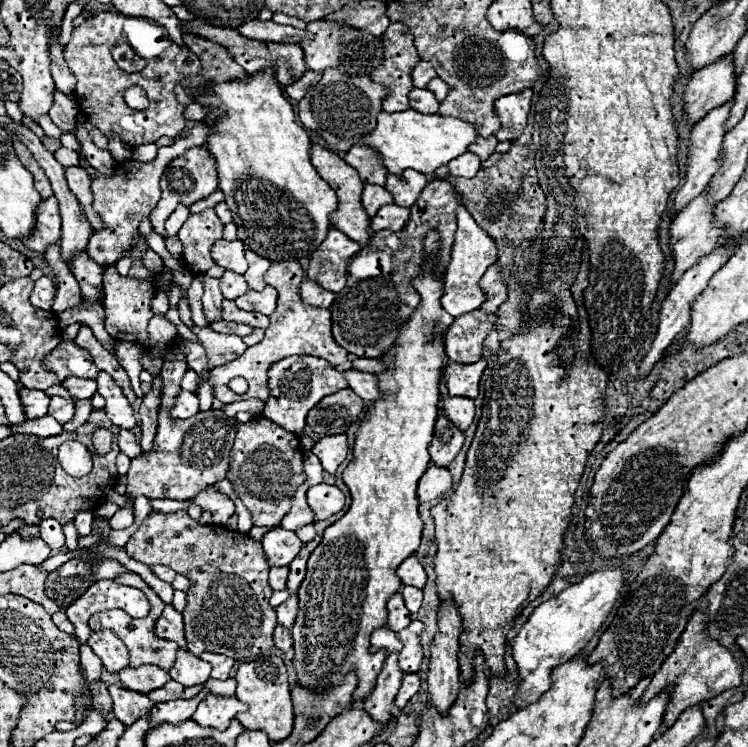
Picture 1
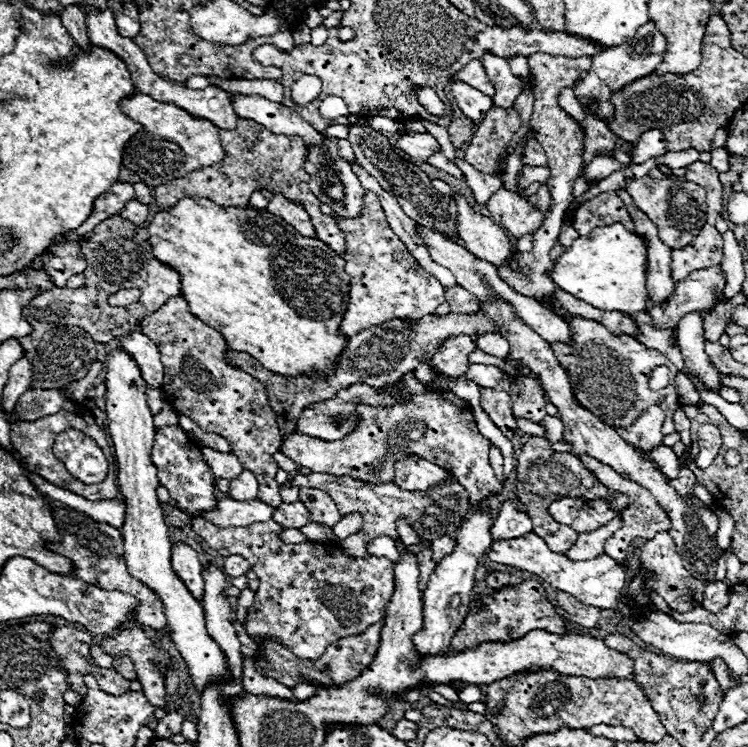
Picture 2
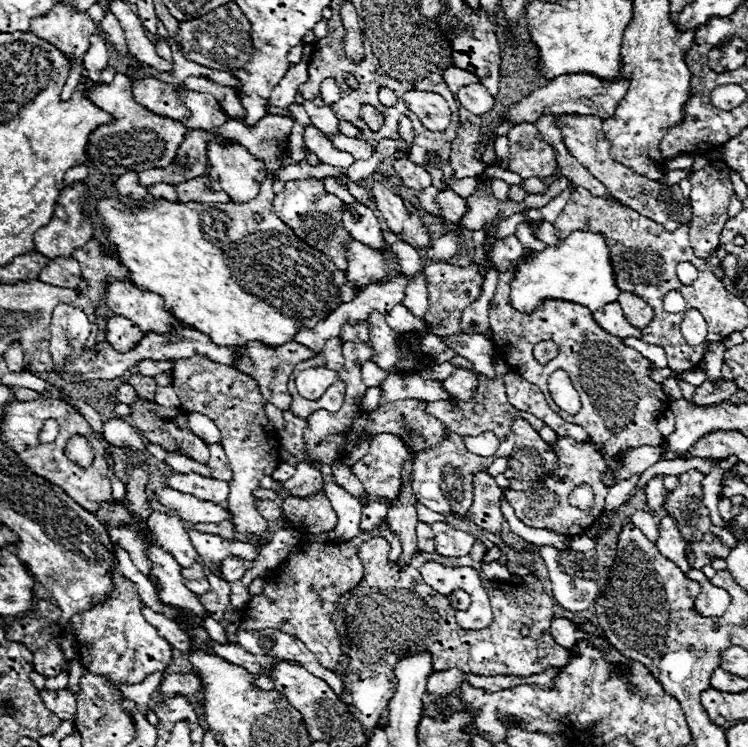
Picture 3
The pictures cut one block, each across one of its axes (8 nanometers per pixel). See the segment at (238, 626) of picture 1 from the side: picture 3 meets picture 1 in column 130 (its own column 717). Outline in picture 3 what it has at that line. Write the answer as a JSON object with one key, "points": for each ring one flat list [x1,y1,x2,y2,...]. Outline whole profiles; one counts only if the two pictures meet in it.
{"points":[[712,532,704,534,704,538,700,542,692,542,690,544,690,552,686,554,690,568,704,568,708,564,712,564,714,558,728,558,732,548,728,548,718,536,714,536]]}

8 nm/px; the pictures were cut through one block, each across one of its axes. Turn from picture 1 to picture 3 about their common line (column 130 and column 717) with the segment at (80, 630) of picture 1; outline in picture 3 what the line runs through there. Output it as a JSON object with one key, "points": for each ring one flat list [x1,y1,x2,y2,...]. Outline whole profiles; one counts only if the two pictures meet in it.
{"points":[[690,570,684,576,688,576,694,582,700,582,702,591,696,597,695,610,702,616,722,616,726,608,730,606,730,596,726,590,714,586,708,582,708,578,700,570]]}

